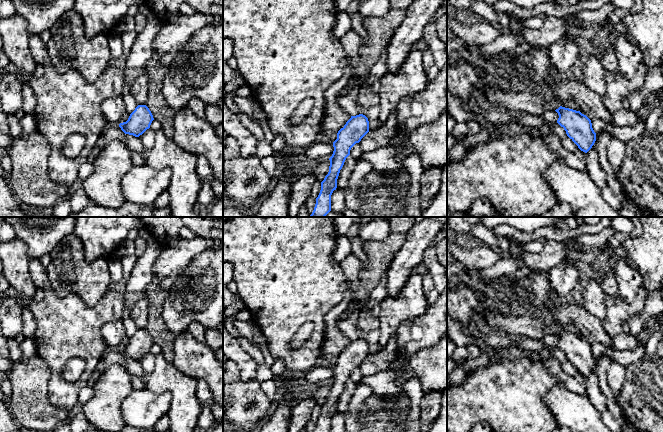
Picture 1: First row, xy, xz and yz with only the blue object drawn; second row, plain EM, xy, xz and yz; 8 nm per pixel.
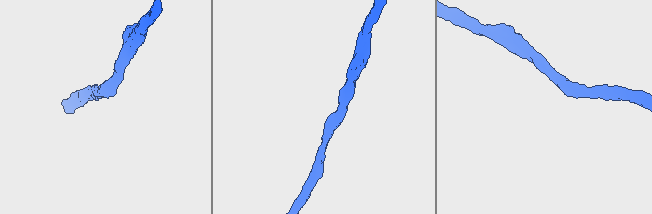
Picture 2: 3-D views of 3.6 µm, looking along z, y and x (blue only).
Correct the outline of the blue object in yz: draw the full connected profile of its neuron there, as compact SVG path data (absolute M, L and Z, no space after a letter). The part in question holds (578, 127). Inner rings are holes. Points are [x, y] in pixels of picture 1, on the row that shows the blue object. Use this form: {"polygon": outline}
{"polygon": "M560 106L555 110L559 118L557 123L564 128L567 136L587 153L596 141L596 133L592 128L591 120L580 111Z"}

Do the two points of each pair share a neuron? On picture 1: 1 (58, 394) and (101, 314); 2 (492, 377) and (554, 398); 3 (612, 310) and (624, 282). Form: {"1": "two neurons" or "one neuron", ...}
{"1": "one neuron", "2": "two neurons", "3": "two neurons"}

